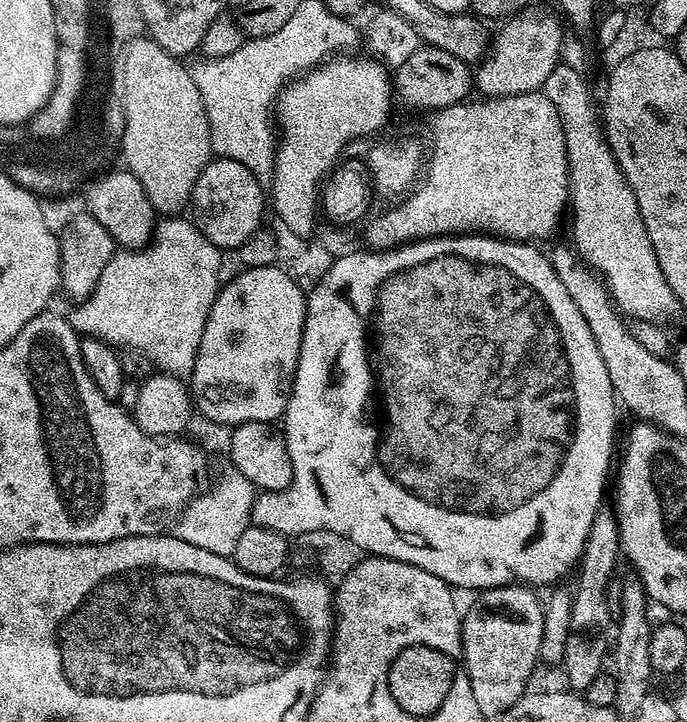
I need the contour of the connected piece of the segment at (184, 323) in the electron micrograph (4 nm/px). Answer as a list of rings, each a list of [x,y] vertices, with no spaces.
[[[161,219],[147,248],[120,250],[112,255],[110,262],[106,262],[106,270],[102,270],[102,278],[98,278],[98,286],[94,286],[92,293],[73,307],[76,309],[72,313],[67,313],[68,325],[81,337],[93,336],[117,350],[142,350],[142,354],[146,354],[161,373],[191,377],[194,358],[198,358],[198,346],[202,342],[202,330],[206,330],[206,318],[210,318],[214,298],[222,287],[220,256],[221,249],[213,246],[191,219]]]

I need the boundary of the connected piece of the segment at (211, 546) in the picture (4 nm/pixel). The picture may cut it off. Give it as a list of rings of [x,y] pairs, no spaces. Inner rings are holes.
[[[227,471],[217,478],[213,488],[205,492],[203,489],[192,497],[174,521],[174,535],[182,542],[190,542],[190,546],[202,546],[202,550],[210,550],[210,554],[231,558],[234,546],[238,546],[238,538],[242,538],[244,531],[250,527],[258,490],[241,472]]]

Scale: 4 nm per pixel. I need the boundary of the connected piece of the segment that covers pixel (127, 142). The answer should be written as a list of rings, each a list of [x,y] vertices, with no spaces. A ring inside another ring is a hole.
[[[147,35],[127,41],[115,70],[123,80],[125,132],[122,156],[127,171],[142,182],[142,190],[160,214],[180,214],[189,207],[198,174],[213,155],[210,126],[202,106],[202,94],[179,56],[171,56]]]

